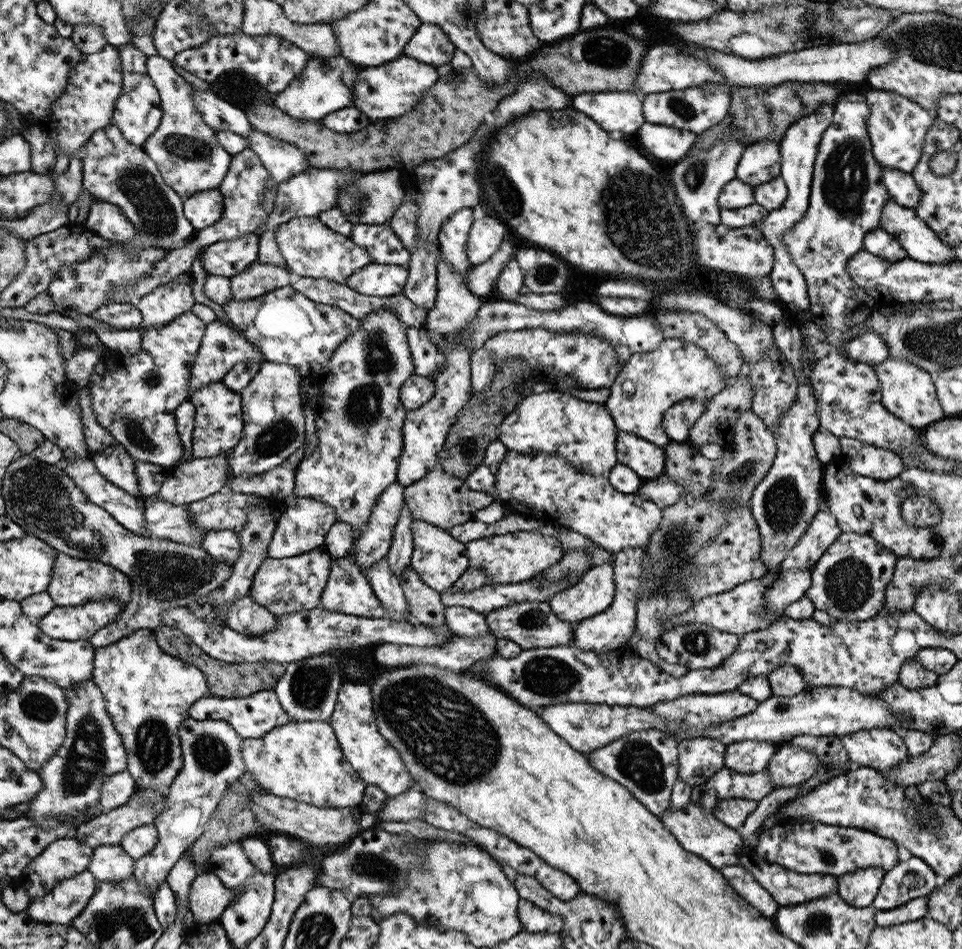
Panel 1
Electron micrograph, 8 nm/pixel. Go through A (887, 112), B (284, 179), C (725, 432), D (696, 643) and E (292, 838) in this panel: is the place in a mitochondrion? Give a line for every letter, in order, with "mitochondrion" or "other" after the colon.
A: mitochondrion
B: other
C: other
D: mitochondrion
E: other

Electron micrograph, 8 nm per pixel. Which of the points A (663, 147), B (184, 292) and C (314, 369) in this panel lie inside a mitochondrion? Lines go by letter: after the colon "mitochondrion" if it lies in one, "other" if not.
A: other
B: other
C: other

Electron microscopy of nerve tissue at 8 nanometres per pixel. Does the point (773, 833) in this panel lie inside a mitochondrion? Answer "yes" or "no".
no

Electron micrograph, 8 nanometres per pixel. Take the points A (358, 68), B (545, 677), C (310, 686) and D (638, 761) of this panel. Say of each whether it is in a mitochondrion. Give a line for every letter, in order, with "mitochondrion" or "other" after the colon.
A: other
B: mitochondrion
C: mitochondrion
D: mitochondrion

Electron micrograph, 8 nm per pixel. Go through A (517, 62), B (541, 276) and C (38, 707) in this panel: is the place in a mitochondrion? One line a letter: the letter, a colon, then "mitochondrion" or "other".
A: other
B: mitochondrion
C: mitochondrion

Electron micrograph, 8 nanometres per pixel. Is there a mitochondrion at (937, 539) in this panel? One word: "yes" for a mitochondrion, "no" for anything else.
yes

